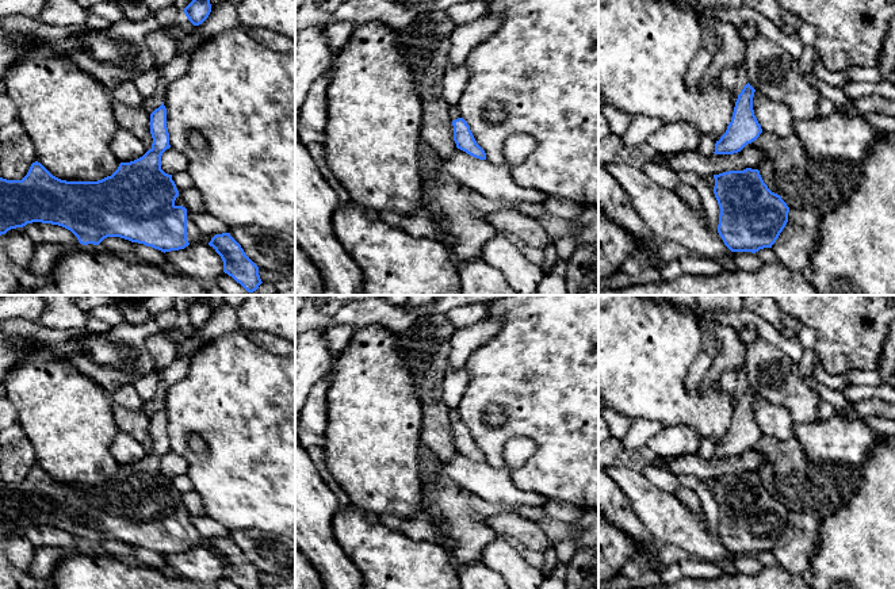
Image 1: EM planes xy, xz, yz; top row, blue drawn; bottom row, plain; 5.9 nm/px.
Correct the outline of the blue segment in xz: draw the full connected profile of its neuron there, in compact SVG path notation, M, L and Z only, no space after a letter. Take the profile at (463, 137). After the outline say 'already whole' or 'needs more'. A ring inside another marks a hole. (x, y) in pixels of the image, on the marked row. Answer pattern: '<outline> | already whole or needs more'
M458 118L452 121L452 126L454 126L454 141L456 144L456 148L475 158L486 160L486 153L477 144L467 122L463 118Z | already whole

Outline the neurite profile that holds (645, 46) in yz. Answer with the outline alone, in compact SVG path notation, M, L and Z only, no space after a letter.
M598 0L598 107L611 106L631 115L658 118L665 125L692 123L700 137L711 134L720 139L734 112L733 89L722 89L718 77L688 88L685 74L701 49L701 19L691 7L674 0Z

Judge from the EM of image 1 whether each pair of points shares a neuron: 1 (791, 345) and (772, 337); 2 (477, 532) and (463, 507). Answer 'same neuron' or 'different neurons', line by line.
1: same neuron
2: same neuron

